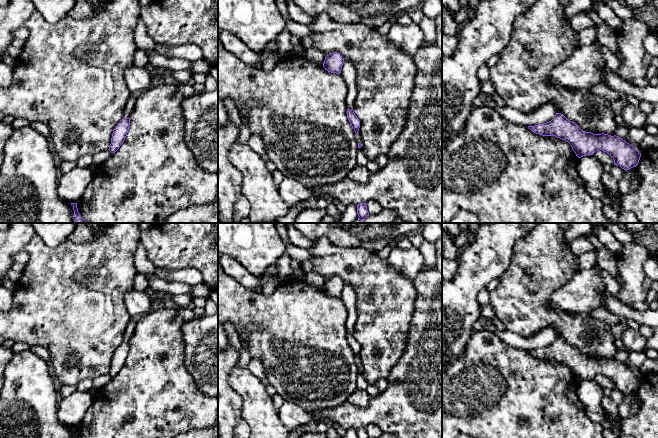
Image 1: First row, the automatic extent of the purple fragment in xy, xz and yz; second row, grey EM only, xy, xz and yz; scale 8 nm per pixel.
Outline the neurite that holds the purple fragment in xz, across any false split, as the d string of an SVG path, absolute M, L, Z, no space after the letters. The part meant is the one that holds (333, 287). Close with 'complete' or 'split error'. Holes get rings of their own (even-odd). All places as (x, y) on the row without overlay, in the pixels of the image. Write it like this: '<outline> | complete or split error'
M333 276L325 281L323 291L331 297L340 298L344 287L344 282L337 276Z | complete

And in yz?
M556 337L549 346L528 350L528 352L542 360L553 359L565 364L571 369L578 382L602 374L613 382L614 389L619 389L625 395L636 391L641 381L641 377L622 362L604 357L585 356L561 337Z | complete

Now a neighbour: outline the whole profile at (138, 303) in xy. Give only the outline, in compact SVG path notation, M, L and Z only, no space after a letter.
M129 291L124 297L125 305L132 318L139 319L149 313L151 297L149 291Z

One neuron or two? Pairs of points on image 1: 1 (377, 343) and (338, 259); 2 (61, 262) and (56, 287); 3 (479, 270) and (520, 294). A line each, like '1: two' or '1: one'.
1: one
2: one
3: two

